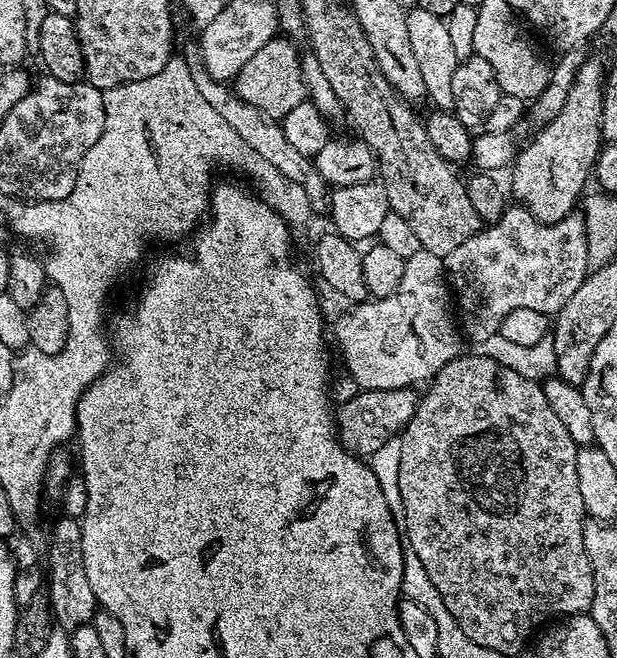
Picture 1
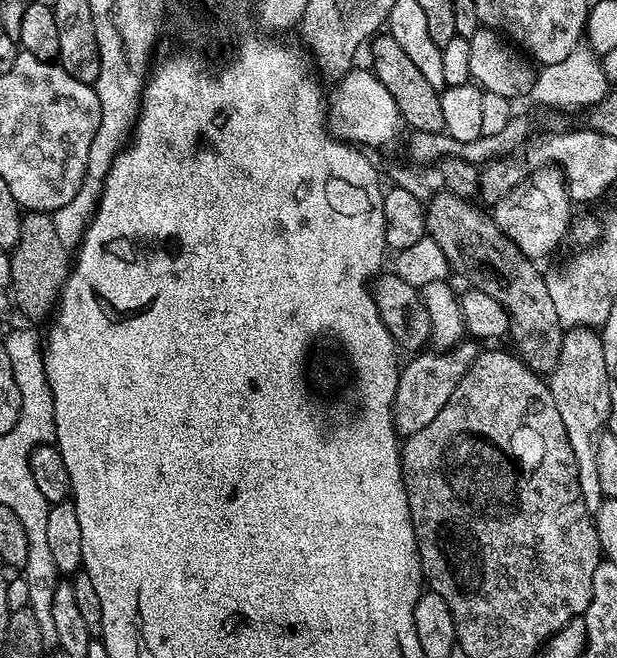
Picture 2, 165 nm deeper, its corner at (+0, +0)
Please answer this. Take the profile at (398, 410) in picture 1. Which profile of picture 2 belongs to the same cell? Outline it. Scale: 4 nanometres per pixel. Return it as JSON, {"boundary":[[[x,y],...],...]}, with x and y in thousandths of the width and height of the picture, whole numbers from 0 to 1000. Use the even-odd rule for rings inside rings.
{"boundary":[[[752,514],[724,532],[682,533],[663,546],[668,549],[661,555],[656,552],[650,558],[645,593],[635,612],[635,638],[642,643],[643,658],[650,664],[677,660],[684,647],[697,647],[697,641],[710,635],[710,623],[716,623],[716,617],[729,611],[729,599],[736,599],[742,581],[749,581],[755,562],[762,562],[762,556],[771,549],[775,529],[770,526],[773,527],[763,515]]]}

